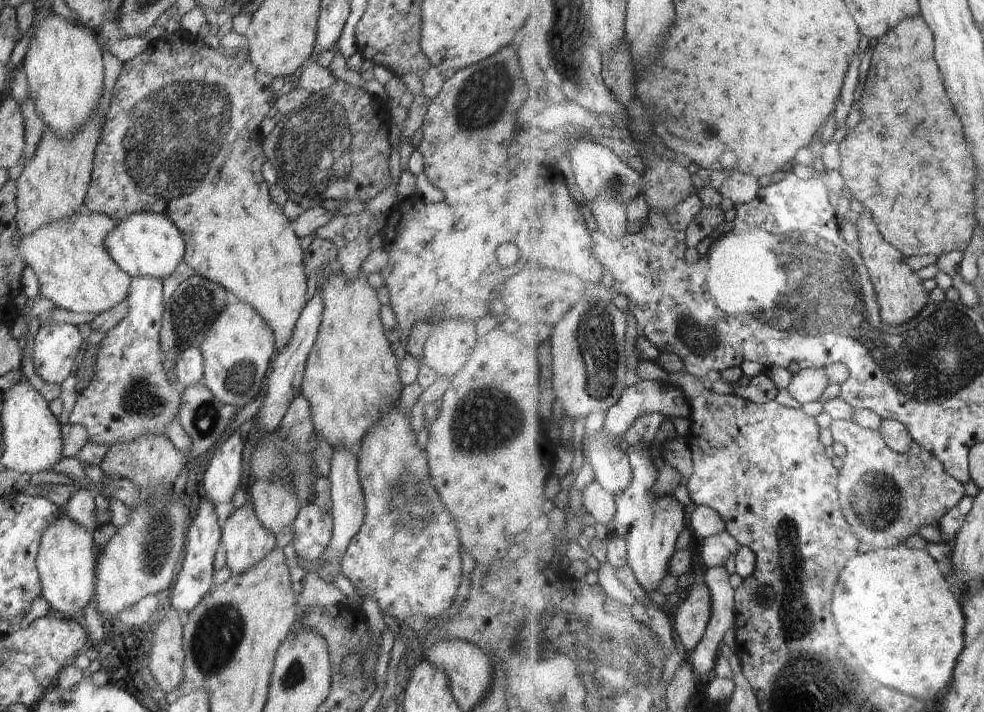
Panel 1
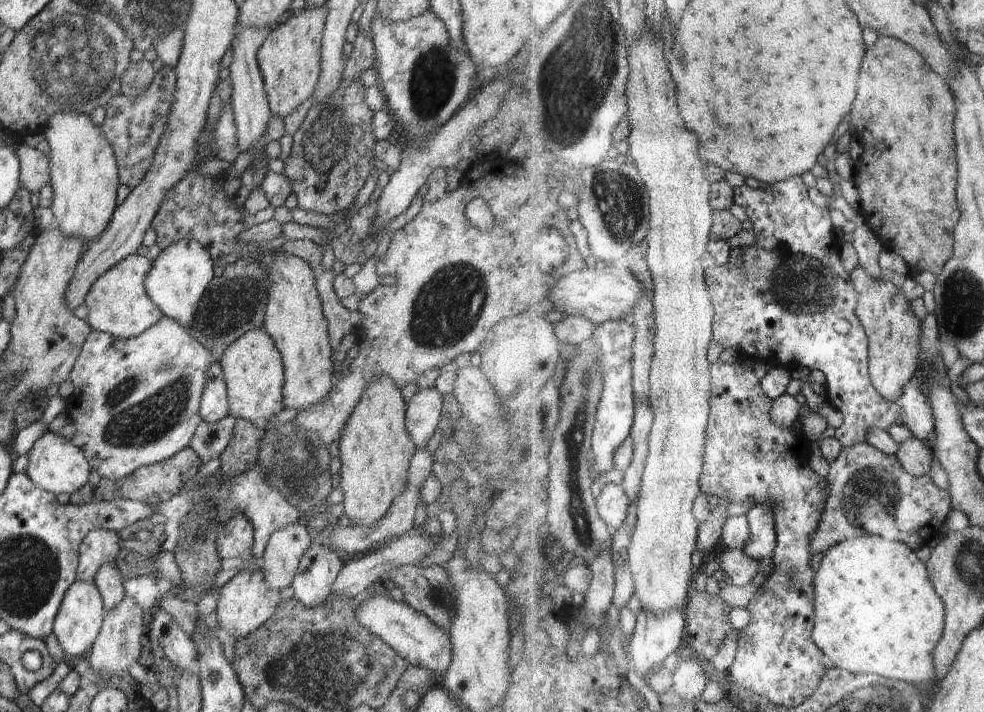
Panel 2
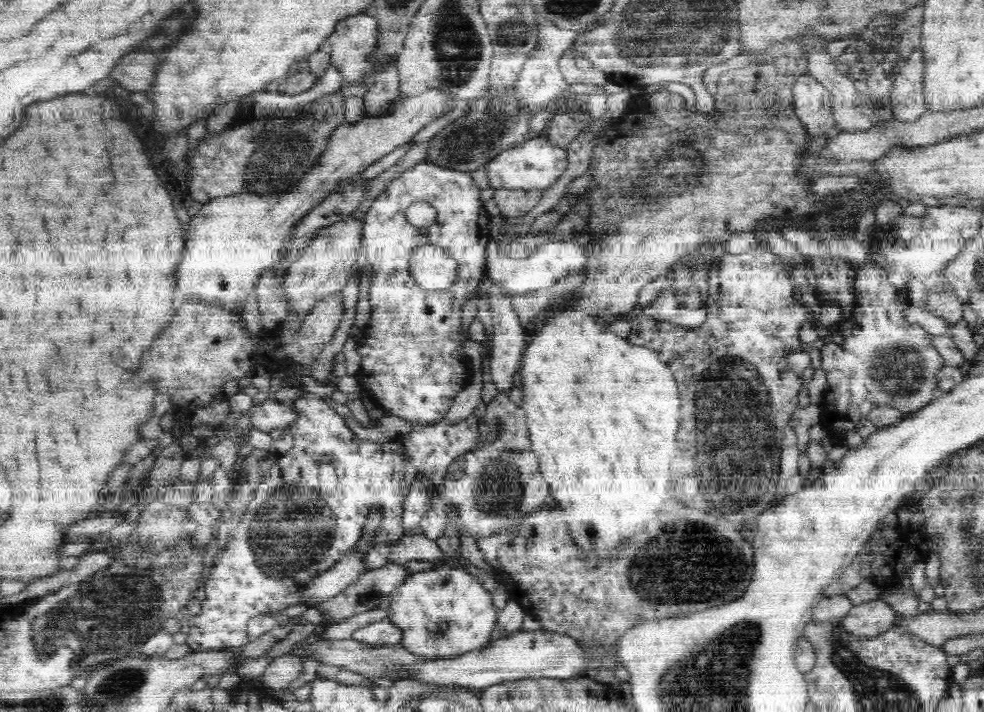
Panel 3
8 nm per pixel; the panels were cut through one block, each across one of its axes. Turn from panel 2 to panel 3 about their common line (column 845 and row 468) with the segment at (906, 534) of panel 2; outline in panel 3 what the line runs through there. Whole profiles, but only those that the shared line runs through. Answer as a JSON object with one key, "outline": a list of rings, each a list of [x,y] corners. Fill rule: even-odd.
{"outline":[[[500,393],[492,402],[487,404],[486,416],[479,422],[480,433],[486,436],[488,443],[482,448],[476,448],[454,458],[446,470],[447,484],[445,484],[444,501],[431,496],[432,507],[424,514],[419,525],[419,535],[426,541],[436,541],[443,533],[444,525],[447,522],[447,511],[449,503],[454,503],[458,507],[458,526],[465,526],[469,536],[489,535],[506,530],[508,526],[514,526],[526,512],[532,512],[538,508],[548,494],[550,485],[546,483],[542,474],[542,467],[538,460],[538,455],[532,451],[532,441],[530,441],[530,431],[528,430],[528,416],[524,414],[521,406],[510,402],[505,393]],[[496,432],[498,436],[491,440],[489,435]]]}

